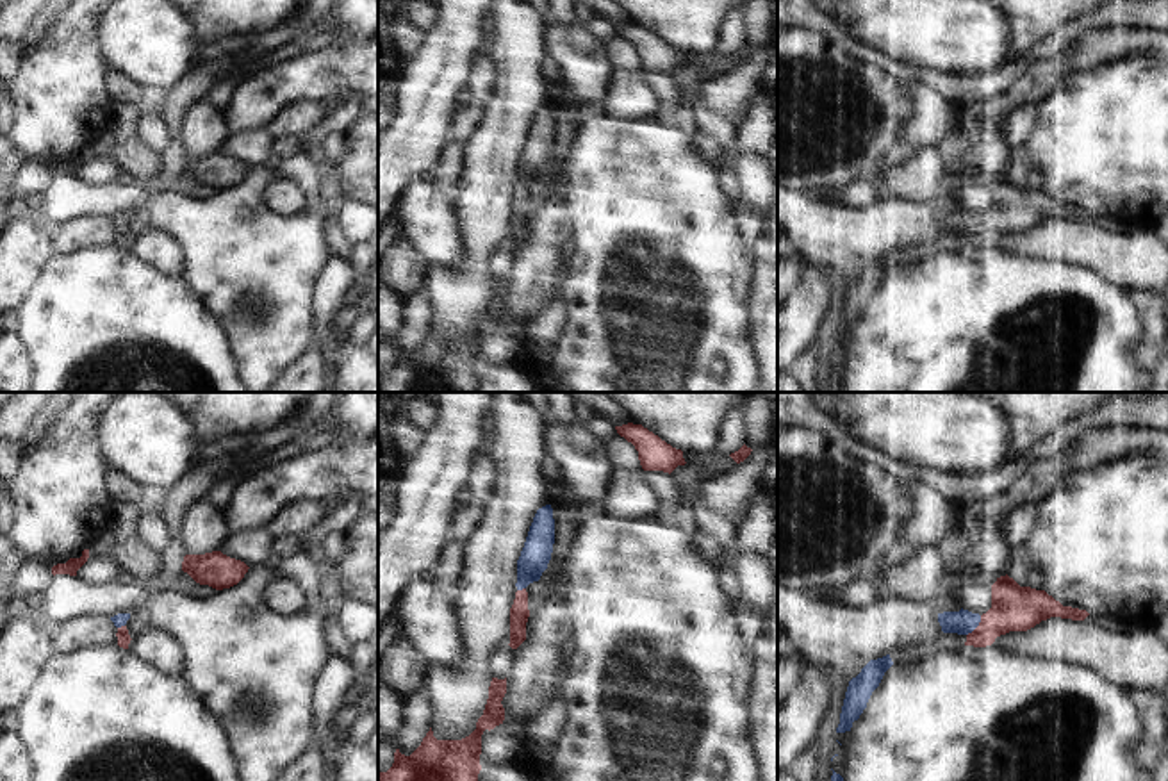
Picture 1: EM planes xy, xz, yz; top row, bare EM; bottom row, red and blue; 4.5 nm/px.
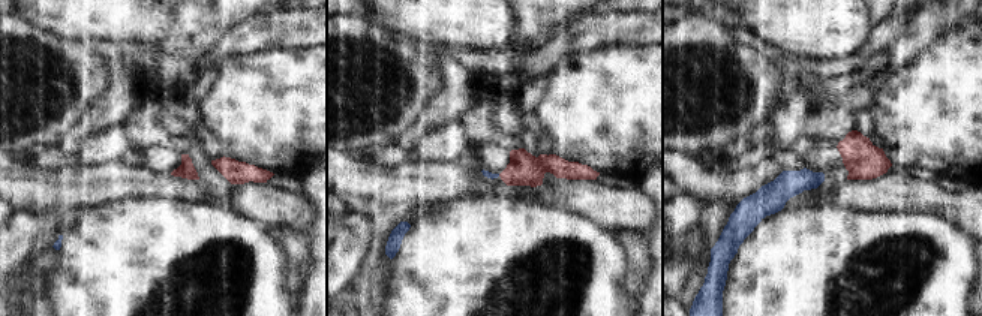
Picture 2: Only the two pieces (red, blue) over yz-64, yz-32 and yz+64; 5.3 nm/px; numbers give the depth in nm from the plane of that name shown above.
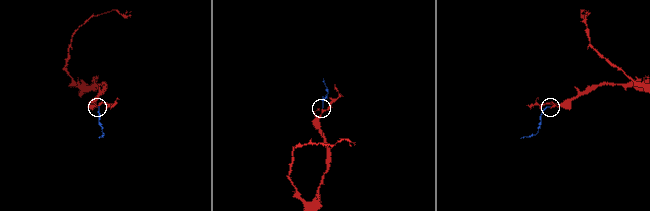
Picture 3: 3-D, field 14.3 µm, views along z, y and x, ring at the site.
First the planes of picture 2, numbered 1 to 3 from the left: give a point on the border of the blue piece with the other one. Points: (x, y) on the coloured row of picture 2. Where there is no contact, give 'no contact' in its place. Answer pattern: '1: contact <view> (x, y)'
1: no contact
2: no contact
3: no contact

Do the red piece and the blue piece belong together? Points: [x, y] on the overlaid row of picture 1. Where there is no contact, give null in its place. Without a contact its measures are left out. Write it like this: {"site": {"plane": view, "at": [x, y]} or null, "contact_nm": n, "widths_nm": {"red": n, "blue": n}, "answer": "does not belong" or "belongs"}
{"site": {"plane": "yz", "at": [978, 626]}, "contact_nm": 120, "widths_nm": {"red": 200, "blue": 110}, "answer": "belongs"}

